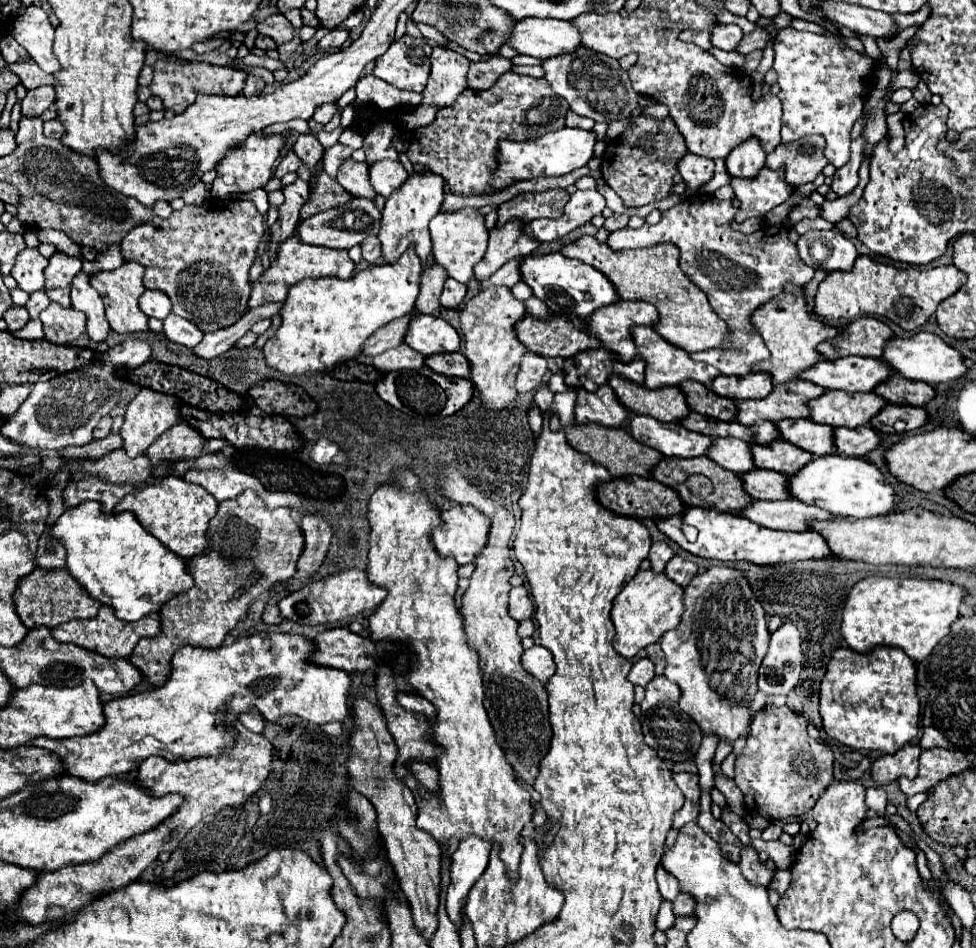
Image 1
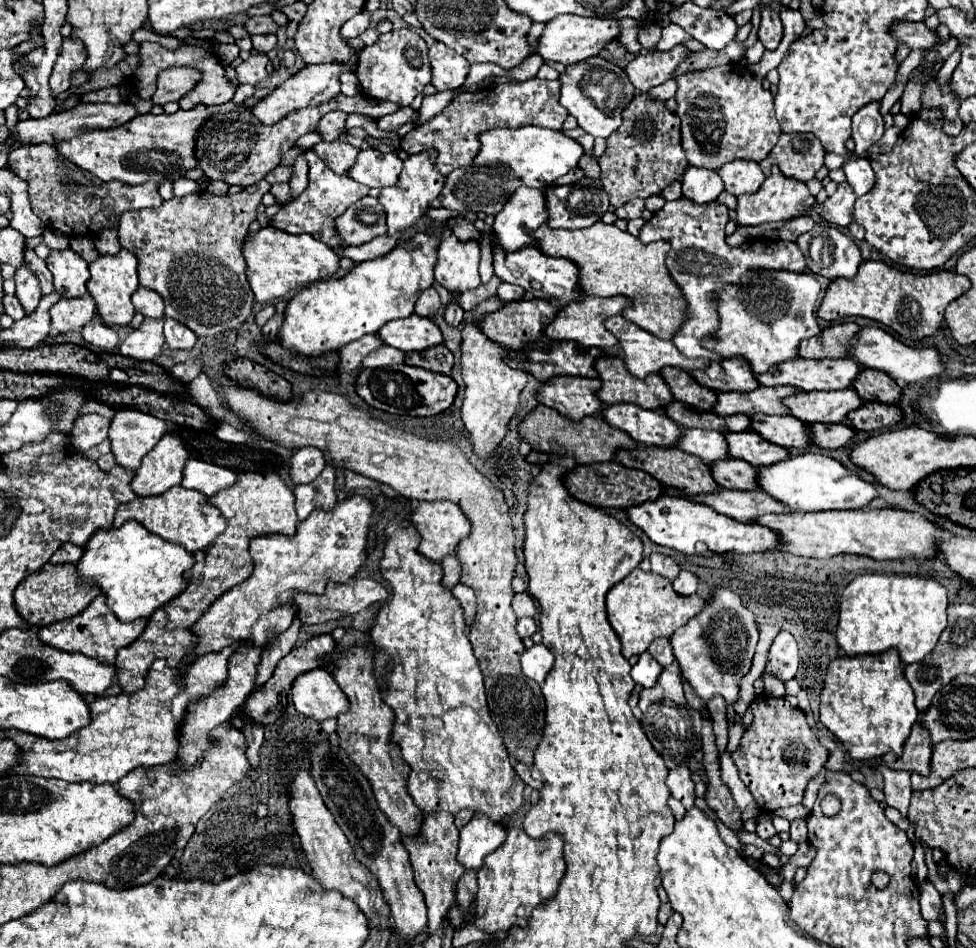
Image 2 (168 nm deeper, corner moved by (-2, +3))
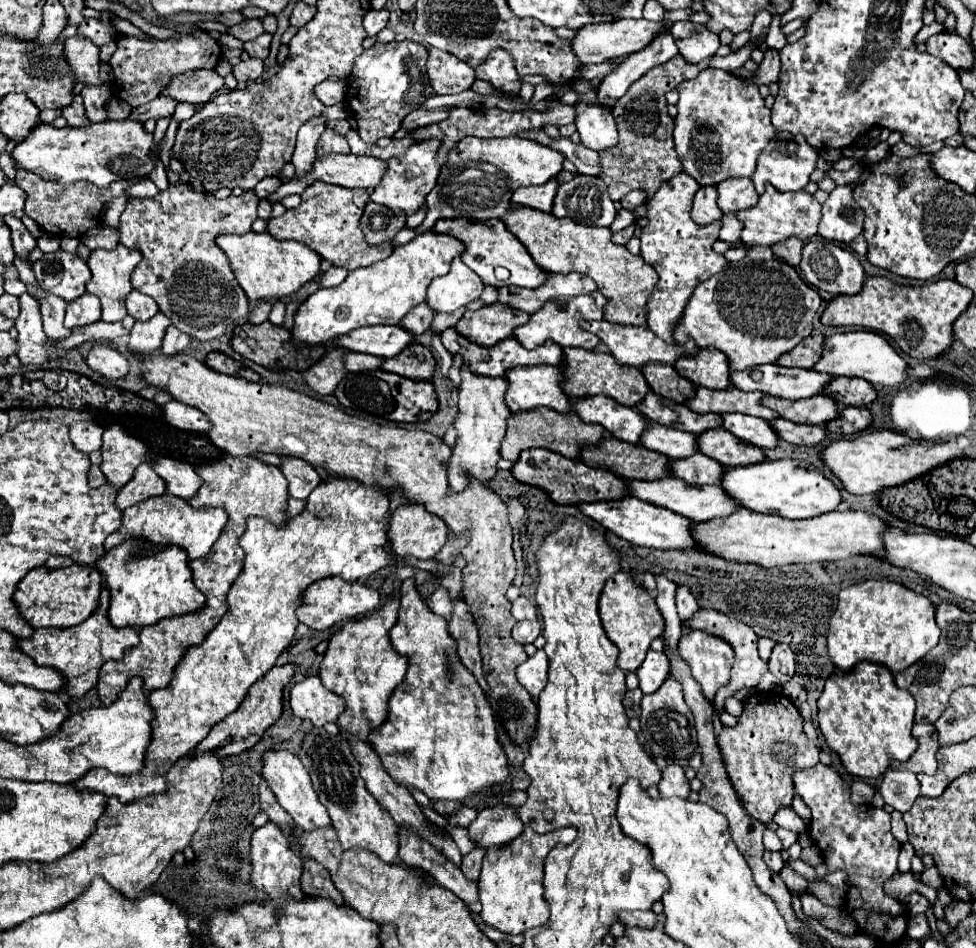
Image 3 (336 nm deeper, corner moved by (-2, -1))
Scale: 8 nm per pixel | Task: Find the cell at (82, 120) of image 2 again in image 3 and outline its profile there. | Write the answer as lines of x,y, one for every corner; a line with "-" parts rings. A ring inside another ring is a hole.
160,95
160,97
156,97
154,101
150,101
150,103
146,103
146,105
140,105
140,107
136,107
136,109
132,109
130,119
132,119
132,121
144,123
144,121
148,121
148,119
172,117
176,105
178,105
178,103
176,103
174,99

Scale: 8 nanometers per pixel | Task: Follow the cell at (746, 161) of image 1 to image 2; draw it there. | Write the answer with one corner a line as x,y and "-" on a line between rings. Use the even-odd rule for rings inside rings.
730,161
718,175
724,181
724,189
734,197
756,193
764,181
764,173
756,161

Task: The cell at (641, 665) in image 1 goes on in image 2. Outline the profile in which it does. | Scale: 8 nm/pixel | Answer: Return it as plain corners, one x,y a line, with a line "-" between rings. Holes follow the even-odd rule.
644,651
638,659
638,663
632,667
632,679
634,679
634,683
638,683
642,687
652,687
658,681
662,669
664,667
648,651

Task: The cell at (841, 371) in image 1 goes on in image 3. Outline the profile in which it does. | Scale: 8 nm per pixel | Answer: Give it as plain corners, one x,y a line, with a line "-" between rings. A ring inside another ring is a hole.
764,365
748,371
732,371
732,385
742,391
762,391
782,399
808,399
820,395
832,381
832,375
814,369

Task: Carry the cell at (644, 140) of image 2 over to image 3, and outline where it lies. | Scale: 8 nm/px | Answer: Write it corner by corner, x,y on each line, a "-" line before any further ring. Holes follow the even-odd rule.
676,55
670,61
656,65
648,73
644,73
616,101
612,113
618,123
620,141
612,149
600,151
600,177
608,185
608,193
614,199
614,203
618,203
634,189
640,189
646,193
646,197
652,197
664,181
672,179
676,173
682,171
682,163
676,155
674,139
672,139
674,119
666,111
664,95
670,89
678,87
680,81
692,79
708,67
710,67
710,59
704,59
700,63
688,63
682,55

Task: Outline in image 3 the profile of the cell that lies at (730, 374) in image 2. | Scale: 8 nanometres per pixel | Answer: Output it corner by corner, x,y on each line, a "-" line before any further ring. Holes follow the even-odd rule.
712,347
700,349
698,355
690,359
680,359
674,367
684,379
692,381
696,387
708,389
728,389
730,383
730,365
728,357
722,351

